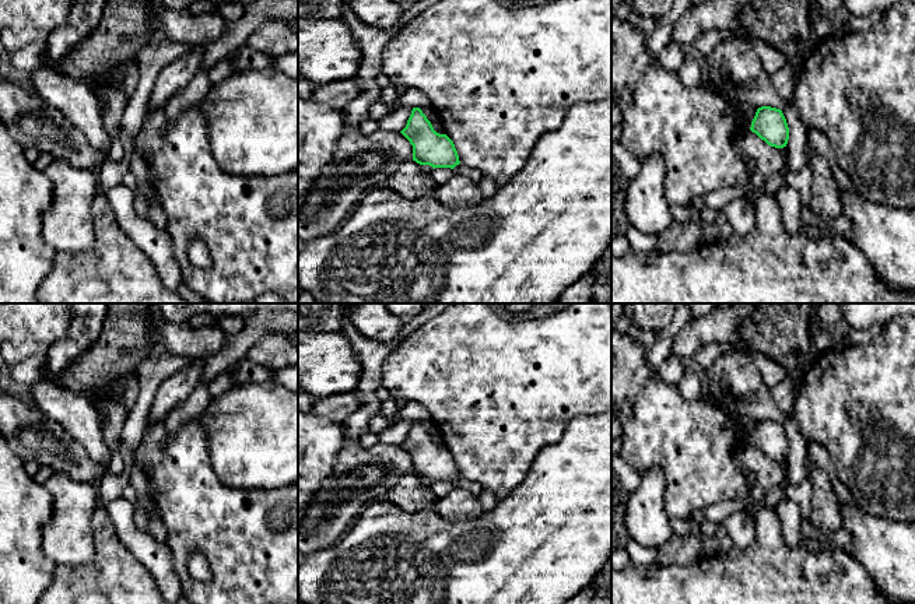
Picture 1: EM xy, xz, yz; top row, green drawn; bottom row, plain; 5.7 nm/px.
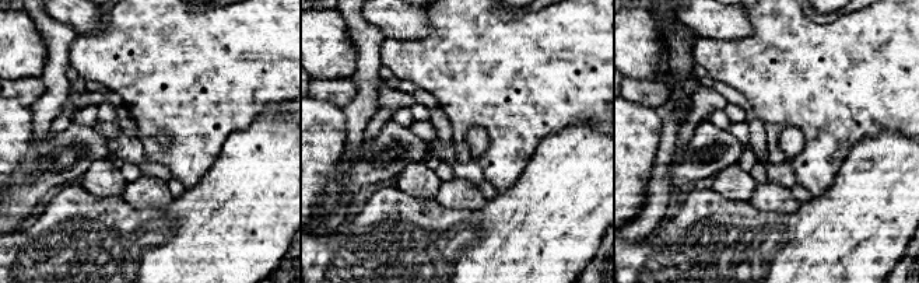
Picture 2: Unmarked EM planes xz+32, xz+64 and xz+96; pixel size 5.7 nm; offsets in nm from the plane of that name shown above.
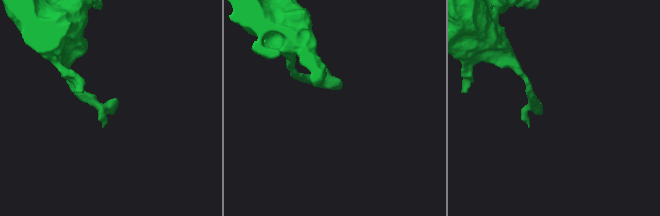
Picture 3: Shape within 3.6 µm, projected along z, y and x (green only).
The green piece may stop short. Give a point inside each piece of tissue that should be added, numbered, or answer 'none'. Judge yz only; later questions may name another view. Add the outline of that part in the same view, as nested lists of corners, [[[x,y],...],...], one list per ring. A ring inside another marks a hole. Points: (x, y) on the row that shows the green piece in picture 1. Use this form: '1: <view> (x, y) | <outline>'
none

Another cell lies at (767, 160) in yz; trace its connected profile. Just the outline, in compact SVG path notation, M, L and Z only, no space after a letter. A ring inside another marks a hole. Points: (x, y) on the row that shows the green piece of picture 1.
M746 130L739 136L737 147L751 161L757 175L767 178L786 173L788 158L779 148L768 145L751 130Z

